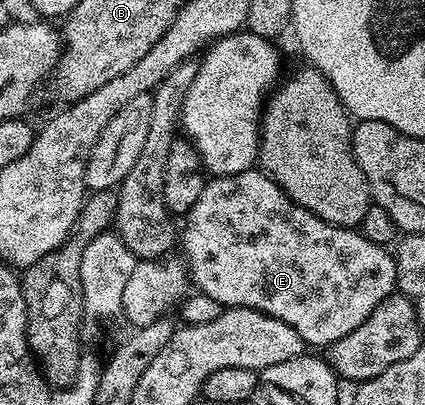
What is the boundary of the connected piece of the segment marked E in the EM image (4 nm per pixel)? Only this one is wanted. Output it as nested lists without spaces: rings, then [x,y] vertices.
[[[260,169],[243,171],[237,175],[217,175],[209,178],[205,182],[202,194],[198,196],[198,201],[194,201],[188,214],[183,216],[182,247],[183,243],[184,255],[182,254],[182,259],[187,266],[191,286],[199,294],[214,297],[214,301],[218,301],[226,309],[245,307],[266,313],[278,321],[286,321],[286,325],[290,325],[294,329],[294,333],[298,333],[298,337],[302,337],[302,341],[312,349],[326,349],[334,341],[346,337],[346,333],[358,329],[358,325],[362,325],[362,321],[366,321],[366,317],[370,317],[370,313],[374,313],[374,309],[378,309],[378,305],[382,305],[385,297],[397,290],[396,260],[393,252],[387,246],[370,241],[365,235],[360,234],[359,230],[327,223],[322,221],[322,217],[302,209],[302,205],[295,203],[270,176],[265,175]]]

